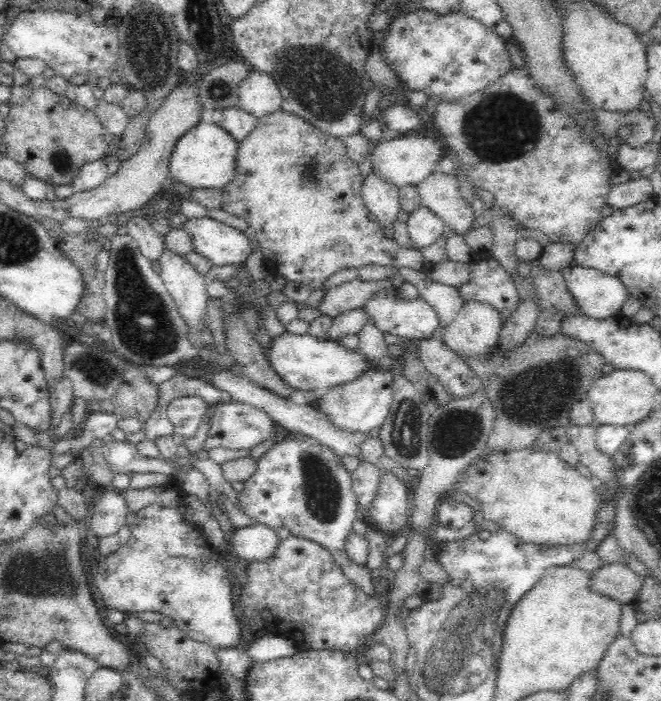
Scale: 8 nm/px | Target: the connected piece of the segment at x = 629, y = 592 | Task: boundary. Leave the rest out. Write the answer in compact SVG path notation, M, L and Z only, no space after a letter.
M610 563L602 565L592 574L588 589L624 604L632 602L640 585L641 577L634 574L627 565Z

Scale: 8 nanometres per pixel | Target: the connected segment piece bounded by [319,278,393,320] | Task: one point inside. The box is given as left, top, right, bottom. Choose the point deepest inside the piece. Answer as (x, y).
(350, 296)

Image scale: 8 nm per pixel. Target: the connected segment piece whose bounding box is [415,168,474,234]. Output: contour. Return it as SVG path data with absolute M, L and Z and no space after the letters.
M436 168L428 174L424 180L421 180L415 185L416 190L421 198L421 204L428 207L432 213L440 217L444 224L455 232L466 232L468 230L471 234L474 233L472 222L474 222L474 209L461 195L457 177L453 174L443 173Z

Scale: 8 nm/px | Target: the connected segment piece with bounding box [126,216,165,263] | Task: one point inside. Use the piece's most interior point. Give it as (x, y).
(151, 244)

